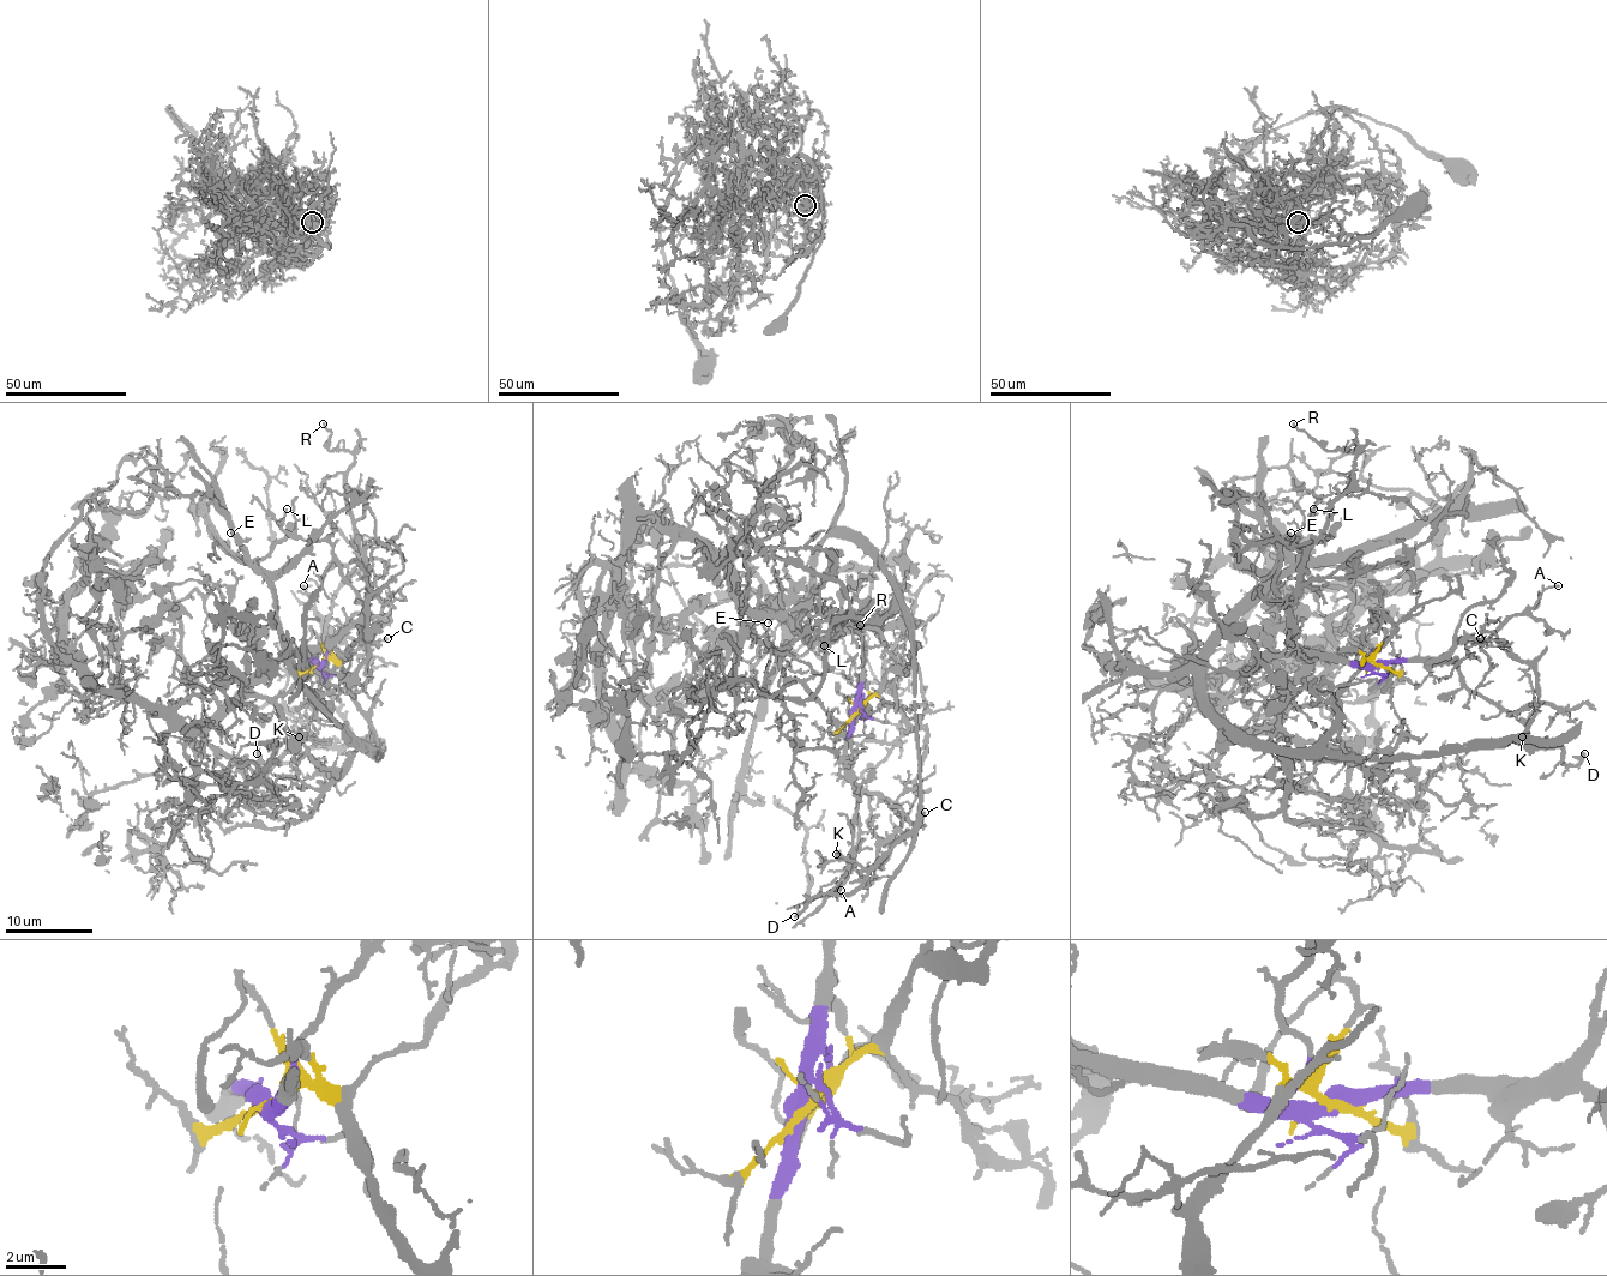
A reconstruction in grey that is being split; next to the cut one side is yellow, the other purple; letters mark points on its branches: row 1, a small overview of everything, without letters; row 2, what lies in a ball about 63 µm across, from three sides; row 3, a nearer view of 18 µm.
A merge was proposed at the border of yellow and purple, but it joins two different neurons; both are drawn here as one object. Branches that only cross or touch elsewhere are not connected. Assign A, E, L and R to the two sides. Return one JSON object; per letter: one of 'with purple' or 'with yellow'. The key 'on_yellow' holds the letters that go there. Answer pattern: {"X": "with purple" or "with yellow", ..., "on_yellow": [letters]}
{"A": "with purple", "E": "with yellow", "L": "with purple", "R": "with purple", "on_yellow": ["E"]}

